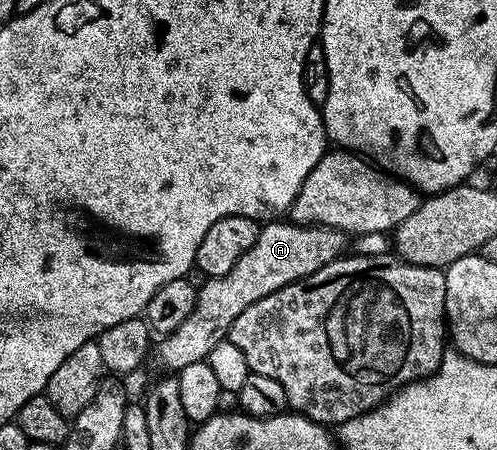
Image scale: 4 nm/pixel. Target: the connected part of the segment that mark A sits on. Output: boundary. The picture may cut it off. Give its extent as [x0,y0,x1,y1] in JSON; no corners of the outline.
[154,221,345,373]

